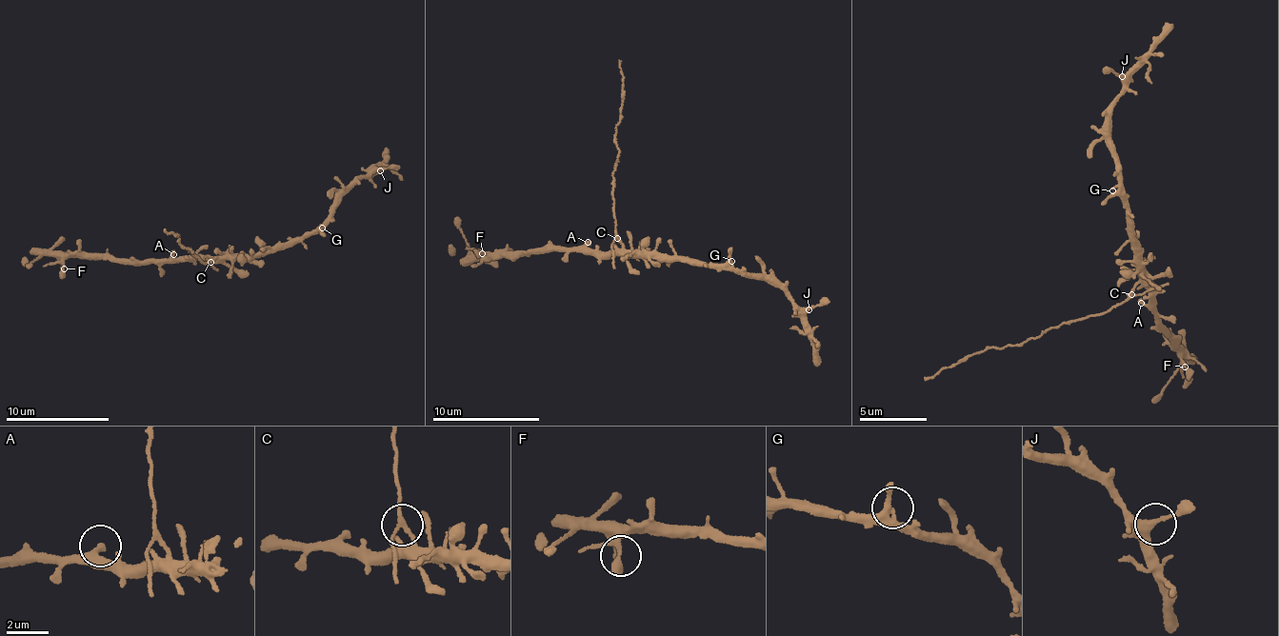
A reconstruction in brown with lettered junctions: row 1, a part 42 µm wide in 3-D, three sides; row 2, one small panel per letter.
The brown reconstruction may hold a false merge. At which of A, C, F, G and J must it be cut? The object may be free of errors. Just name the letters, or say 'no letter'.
C

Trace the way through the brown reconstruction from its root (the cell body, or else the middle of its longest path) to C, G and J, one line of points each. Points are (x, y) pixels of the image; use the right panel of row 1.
C: (1138, 269), (1142, 274), (1132, 295)
G: (1138, 269), (1132, 257), (1133, 244), (1129, 240), (1130, 235), (1126, 230), (1124, 202), (1112, 190)
J: (1138, 269), (1126, 230), (1127, 211), (1121, 203), (1121, 184), (1107, 128), (1123, 87), (1122, 76)

